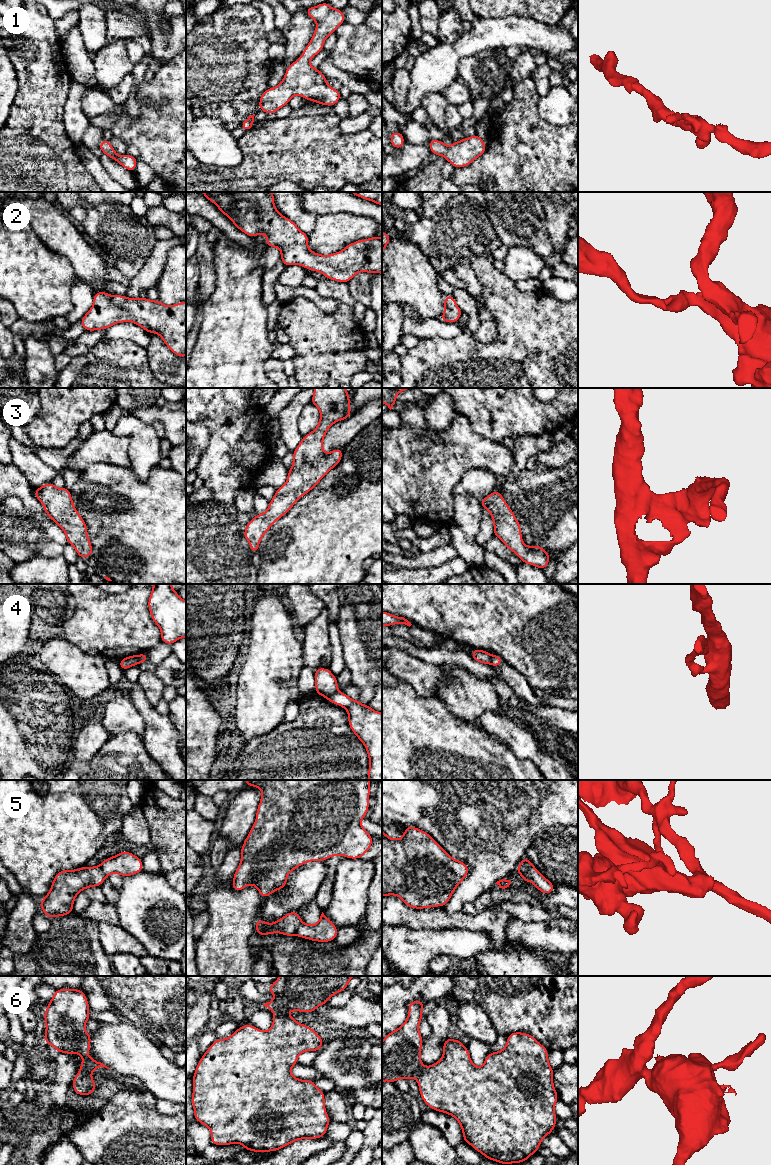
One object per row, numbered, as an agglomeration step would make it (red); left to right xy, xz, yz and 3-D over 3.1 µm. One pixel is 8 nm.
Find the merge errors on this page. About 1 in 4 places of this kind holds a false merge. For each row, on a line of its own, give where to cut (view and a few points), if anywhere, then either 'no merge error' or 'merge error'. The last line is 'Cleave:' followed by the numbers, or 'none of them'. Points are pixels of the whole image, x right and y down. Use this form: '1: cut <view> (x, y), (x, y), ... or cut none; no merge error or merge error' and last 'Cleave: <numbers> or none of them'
1: cut none; no merge error
2: cut none; no merge error
3: cut none; no merge error
4: cut xz (337, 690), (327, 697); merge error
5: cut none; no merge error
6: cut xy (79, 1071), (89, 1072); merge error
Cleave: 4, 6

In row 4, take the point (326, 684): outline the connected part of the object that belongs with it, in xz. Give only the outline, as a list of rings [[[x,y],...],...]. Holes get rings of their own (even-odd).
[[[318,668],[314,670],[315,692],[325,698],[330,697],[338,691],[338,682],[329,668]]]

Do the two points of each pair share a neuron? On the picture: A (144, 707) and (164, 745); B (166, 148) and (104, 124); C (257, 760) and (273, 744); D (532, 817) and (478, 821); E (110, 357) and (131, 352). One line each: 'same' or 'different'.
A: same
B: different
C: same
D: same
E: same

